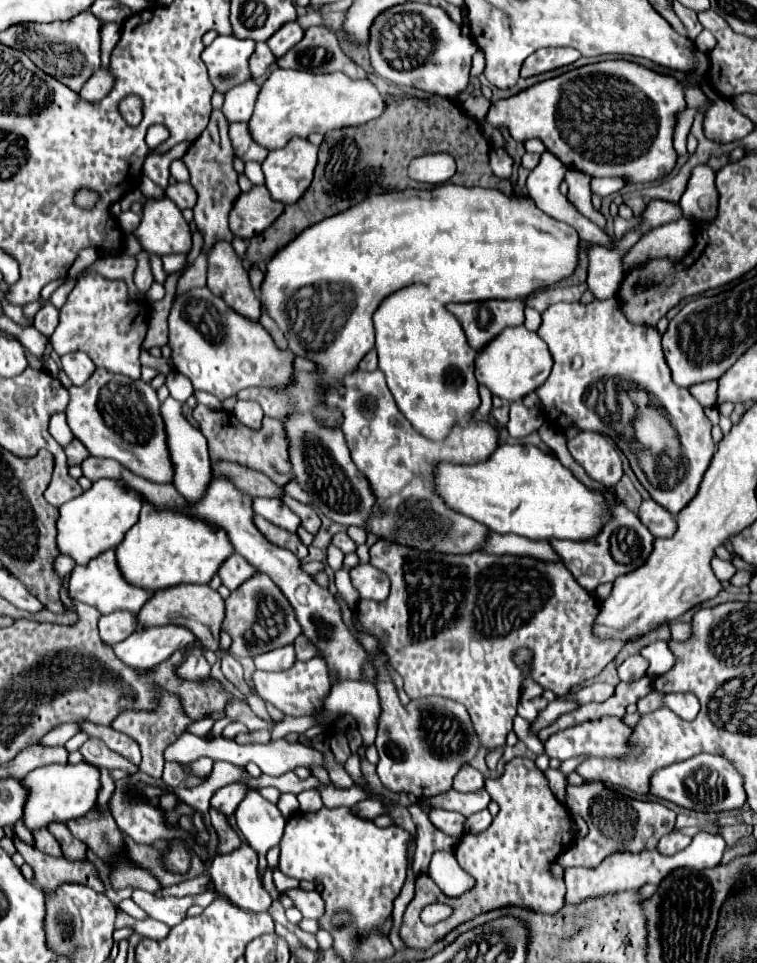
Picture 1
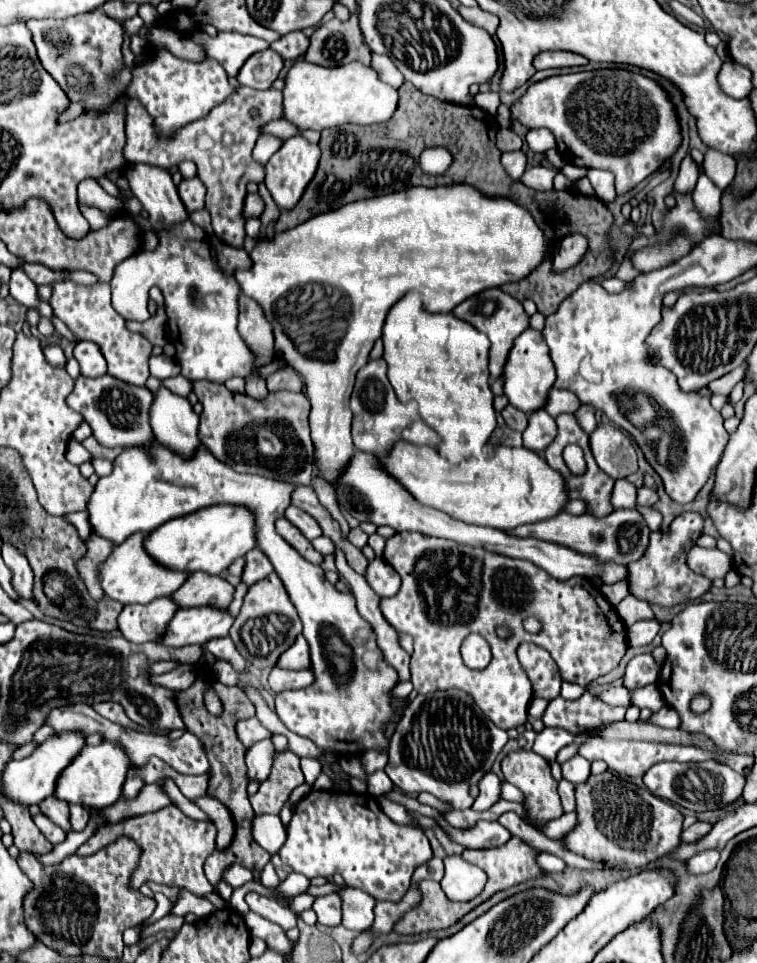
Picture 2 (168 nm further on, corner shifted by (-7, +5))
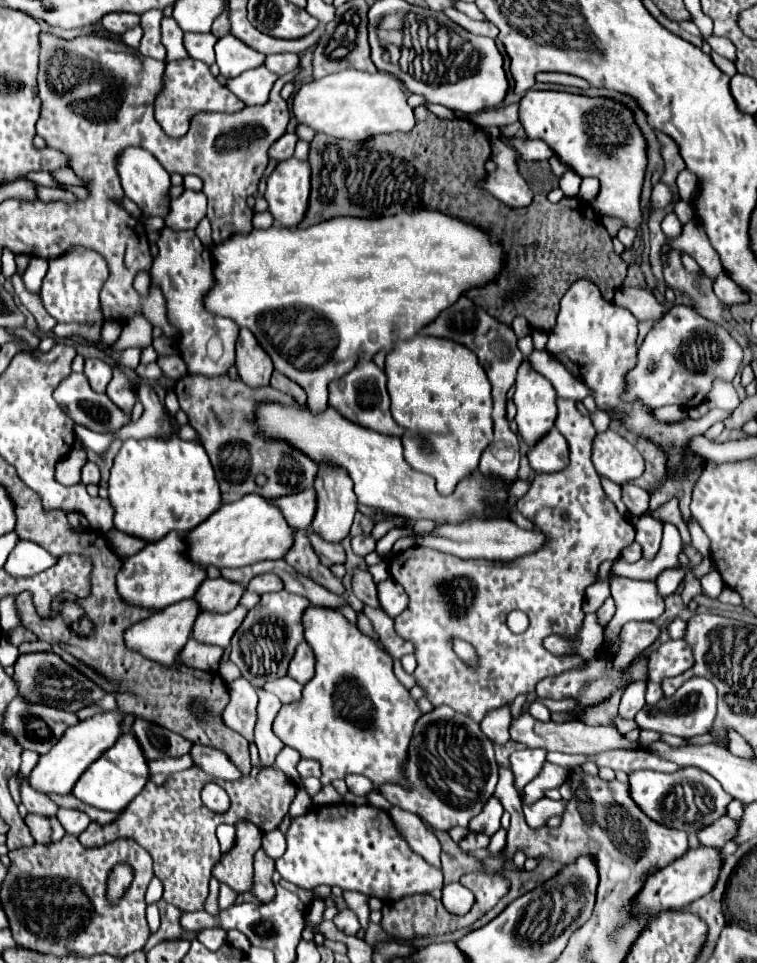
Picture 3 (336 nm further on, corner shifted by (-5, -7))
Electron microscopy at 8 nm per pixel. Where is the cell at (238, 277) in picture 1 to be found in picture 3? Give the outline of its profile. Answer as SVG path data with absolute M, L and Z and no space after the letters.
M249 328L239 330L239 340L237 340L237 362L239 378L249 386L249 388L261 388L269 384L271 372L273 372L273 362L269 354L259 346L257 338Z

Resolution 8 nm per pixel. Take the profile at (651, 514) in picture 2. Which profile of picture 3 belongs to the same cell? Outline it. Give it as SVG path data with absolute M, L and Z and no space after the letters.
M669 568L662 571L656 579L659 594L662 597L673 594L677 590L685 574L686 571L683 568Z

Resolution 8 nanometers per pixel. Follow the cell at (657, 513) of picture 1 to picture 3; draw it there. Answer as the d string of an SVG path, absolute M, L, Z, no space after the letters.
M623 484L623 502L635 516L643 516L649 510L649 494L635 484Z

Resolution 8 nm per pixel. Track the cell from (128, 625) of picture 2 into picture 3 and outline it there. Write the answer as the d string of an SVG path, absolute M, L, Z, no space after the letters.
M181 600L179 604L171 604L167 608L161 608L161 610L153 612L149 618L131 624L125 630L125 644L129 650L143 654L145 658L161 664L163 668L173 668L179 652L183 650L183 646L189 640L191 624L195 622L197 614L199 614L199 606L195 606L195 600Z

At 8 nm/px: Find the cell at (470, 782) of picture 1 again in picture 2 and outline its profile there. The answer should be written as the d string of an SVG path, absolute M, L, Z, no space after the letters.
M487 772L485 778L479 782L479 796L475 798L473 810L483 812L489 810L495 802L501 800L501 780L495 772Z

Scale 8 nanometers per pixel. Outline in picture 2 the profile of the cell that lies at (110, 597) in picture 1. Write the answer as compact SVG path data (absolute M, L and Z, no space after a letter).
M143 532L129 536L123 544L119 544L113 550L113 554L101 566L103 592L121 604L149 604L151 600L155 600L159 596L171 596L177 588L181 588L181 584L189 576L189 572L169 570L169 568L161 566L159 562L155 562L143 546L145 538L147 538L147 534L143 534Z

